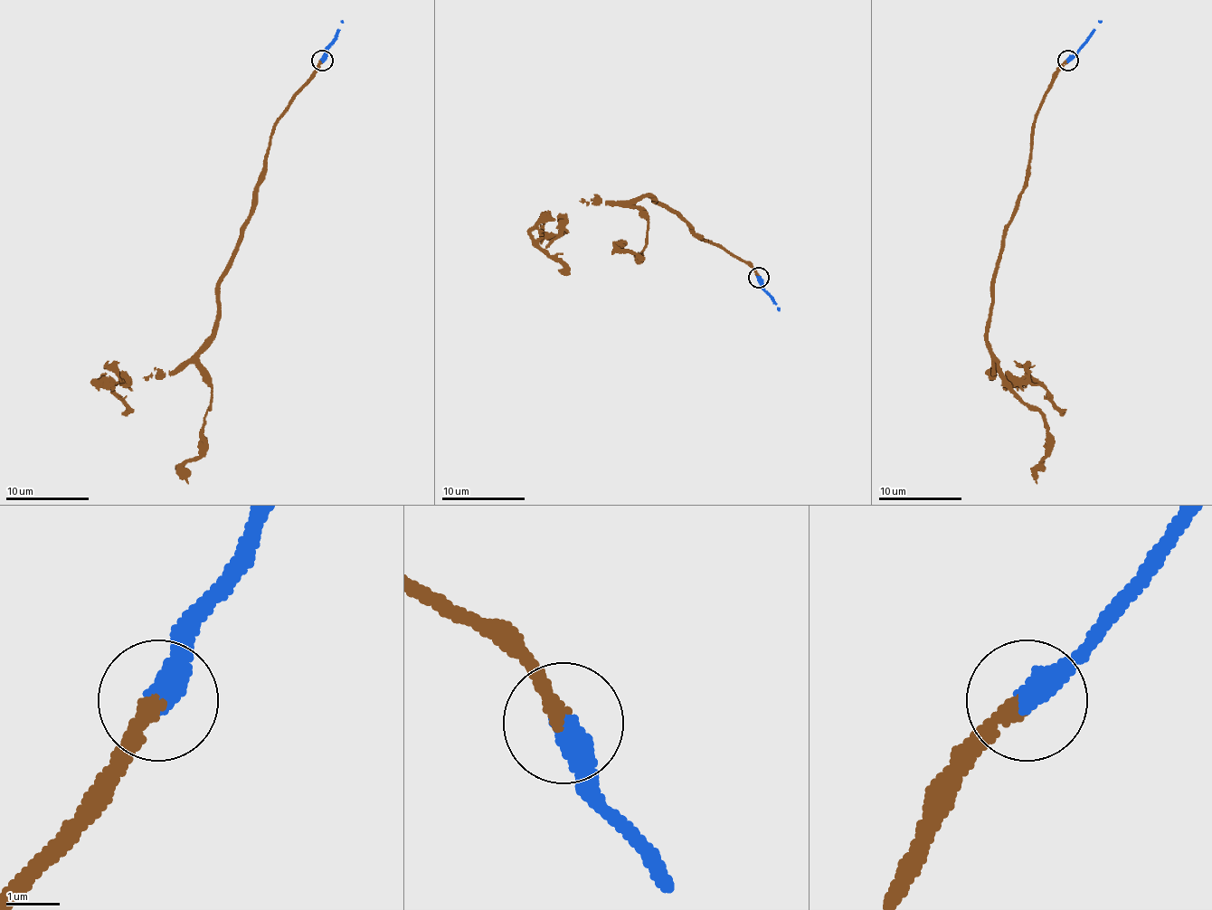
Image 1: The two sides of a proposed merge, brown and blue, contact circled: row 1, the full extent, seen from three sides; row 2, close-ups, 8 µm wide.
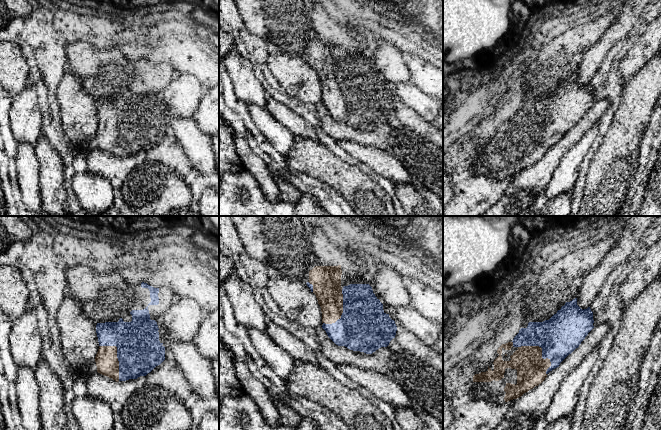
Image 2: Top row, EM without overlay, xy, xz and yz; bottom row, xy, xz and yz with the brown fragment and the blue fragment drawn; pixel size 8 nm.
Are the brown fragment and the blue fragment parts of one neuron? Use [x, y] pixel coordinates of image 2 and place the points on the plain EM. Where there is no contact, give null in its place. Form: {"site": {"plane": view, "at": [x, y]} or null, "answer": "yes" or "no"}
{"site": {"plane": "yz", "at": [541, 128]}, "answer": "yes"}

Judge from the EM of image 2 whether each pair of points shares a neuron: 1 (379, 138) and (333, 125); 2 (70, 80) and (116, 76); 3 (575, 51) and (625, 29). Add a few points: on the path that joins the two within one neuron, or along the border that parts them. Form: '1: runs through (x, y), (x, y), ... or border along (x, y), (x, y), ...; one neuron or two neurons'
1: runs through (368, 137), (344, 131); one neuron
2: border along (69, 68), (80, 79), (82, 86), (91, 98); two neurons
3: border along (611, 25), (584, 53), (581, 61); two neurons

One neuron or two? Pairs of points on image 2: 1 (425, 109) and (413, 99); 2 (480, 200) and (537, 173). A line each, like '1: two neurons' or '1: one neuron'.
1: one neuron
2: two neurons

